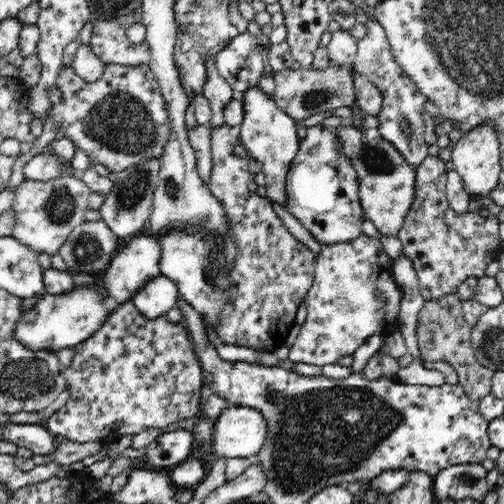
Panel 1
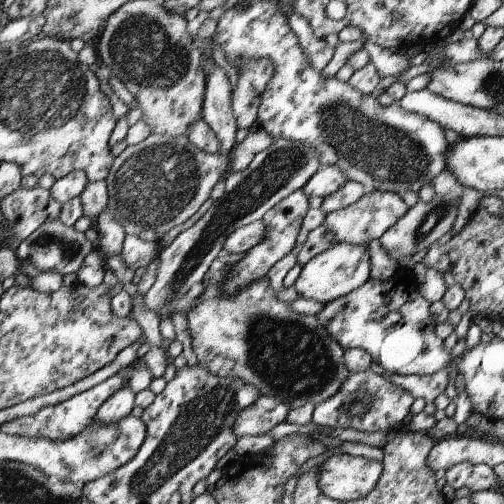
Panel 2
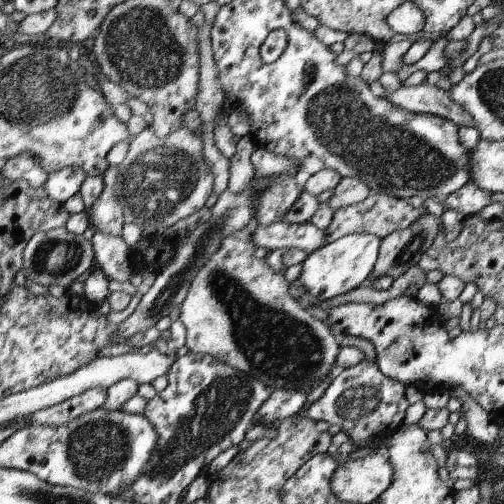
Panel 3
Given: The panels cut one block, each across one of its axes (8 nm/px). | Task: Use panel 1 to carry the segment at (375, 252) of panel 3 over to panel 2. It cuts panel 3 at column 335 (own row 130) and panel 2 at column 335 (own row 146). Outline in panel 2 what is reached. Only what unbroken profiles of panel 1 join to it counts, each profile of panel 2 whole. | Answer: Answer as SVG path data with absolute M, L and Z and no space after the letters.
M337 244L325 250L323 254L317 254L311 258L303 268L301 274L297 276L293 288L299 298L305 300L315 300L319 304L329 304L335 298L341 298L355 288L363 286L371 278L371 262L369 262L369 252L365 246L351 246L351 244Z

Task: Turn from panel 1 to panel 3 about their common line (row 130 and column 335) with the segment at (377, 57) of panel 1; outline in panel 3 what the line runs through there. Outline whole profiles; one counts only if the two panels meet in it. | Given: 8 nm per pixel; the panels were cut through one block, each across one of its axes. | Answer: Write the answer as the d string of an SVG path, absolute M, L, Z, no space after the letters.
M363 360L361 364L343 370L335 380L331 380L323 396L309 406L305 416L313 422L323 420L331 426L339 426L341 432L345 432L345 436L349 436L349 440L353 442L365 438L381 442L403 424L407 406L409 404L405 400L405 384L383 376L375 362Z

